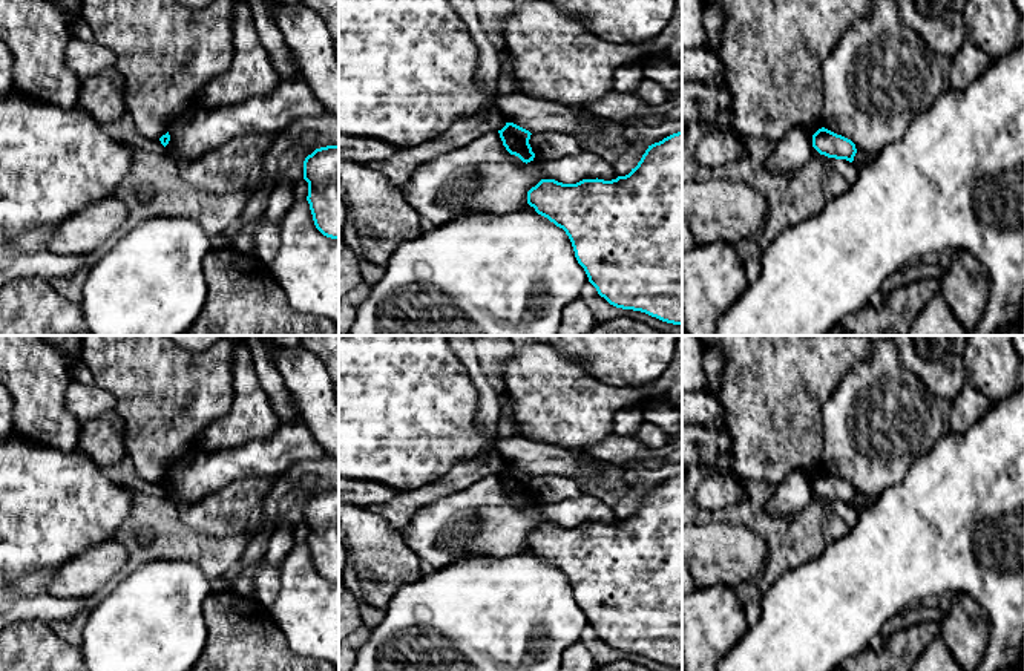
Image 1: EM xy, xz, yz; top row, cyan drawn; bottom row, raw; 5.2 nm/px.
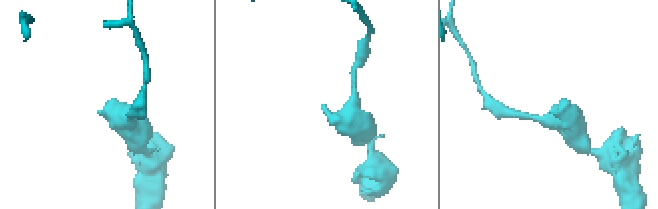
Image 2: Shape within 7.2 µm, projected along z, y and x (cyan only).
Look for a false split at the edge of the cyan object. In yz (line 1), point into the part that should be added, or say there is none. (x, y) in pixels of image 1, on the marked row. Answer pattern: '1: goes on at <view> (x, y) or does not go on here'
1: does not go on here

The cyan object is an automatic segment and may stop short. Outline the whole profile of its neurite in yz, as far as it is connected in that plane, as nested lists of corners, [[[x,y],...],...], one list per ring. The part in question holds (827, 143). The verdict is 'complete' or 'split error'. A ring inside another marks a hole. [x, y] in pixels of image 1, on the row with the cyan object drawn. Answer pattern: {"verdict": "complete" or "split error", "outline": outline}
{"verdict": "complete", "outline": [[[825,127],[819,129],[812,135],[812,147],[820,155],[835,159],[846,159],[849,162],[854,161],[854,156],[857,153],[855,144],[851,139],[837,135]]]}

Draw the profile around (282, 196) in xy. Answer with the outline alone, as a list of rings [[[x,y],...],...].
[[[288,179],[277,181],[270,193],[268,205],[264,216],[258,222],[245,224],[238,234],[233,248],[248,256],[256,256],[254,234],[261,224],[281,224],[285,213],[294,204],[294,182]]]

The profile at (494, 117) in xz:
[[[492,106],[491,109],[487,109],[484,112],[484,118],[486,118],[486,123],[495,130],[501,130],[504,126],[506,126],[506,119],[503,116],[503,113],[495,107]]]

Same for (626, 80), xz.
[[[642,64],[619,67],[613,74],[613,90],[619,93],[633,93],[644,78]]]

